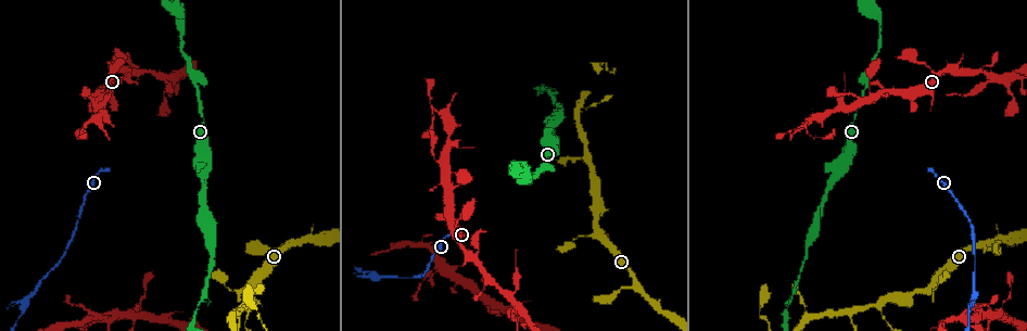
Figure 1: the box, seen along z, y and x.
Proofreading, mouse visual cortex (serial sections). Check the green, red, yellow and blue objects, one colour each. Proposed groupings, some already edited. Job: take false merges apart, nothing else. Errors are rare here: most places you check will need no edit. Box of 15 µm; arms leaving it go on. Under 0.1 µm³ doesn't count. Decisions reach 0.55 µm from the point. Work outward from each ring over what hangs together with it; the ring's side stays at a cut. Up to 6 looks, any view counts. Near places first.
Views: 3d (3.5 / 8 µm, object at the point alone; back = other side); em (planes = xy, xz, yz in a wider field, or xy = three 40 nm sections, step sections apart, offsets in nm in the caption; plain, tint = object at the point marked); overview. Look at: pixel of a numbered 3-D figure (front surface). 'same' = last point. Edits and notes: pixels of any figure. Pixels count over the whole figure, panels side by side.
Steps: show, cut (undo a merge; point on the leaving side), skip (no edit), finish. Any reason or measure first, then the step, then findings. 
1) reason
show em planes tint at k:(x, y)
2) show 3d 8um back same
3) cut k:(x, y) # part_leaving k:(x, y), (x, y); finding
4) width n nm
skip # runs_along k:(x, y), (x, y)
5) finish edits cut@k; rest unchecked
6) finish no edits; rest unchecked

small branch off a trunk
show 3d 8um at 1:(447, 175)

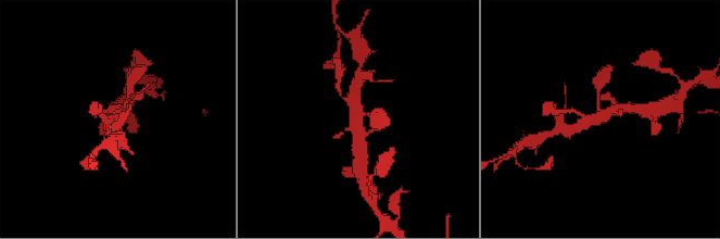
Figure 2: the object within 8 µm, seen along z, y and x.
closer look
show 3d 3.5um at 2:(600, 116)

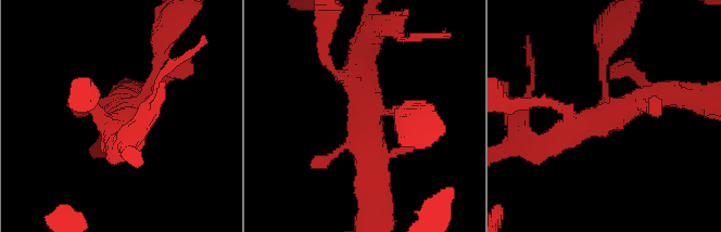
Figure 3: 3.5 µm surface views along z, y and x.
now the EM
show em xy step 1 tint at 3:(122, 113)

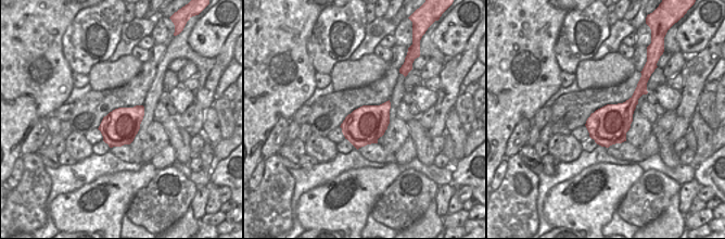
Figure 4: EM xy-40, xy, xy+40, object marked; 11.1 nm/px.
skip # runs_along 3:(672, 95), (642, 99), (547, 145); all the same cell

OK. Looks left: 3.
looks like a crossing
show 3d 3.5um at 1:(518, 308)

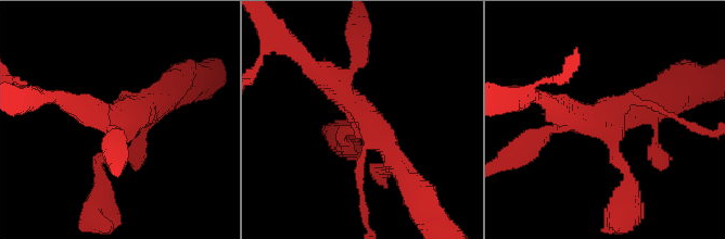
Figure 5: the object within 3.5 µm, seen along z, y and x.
arms 4; arm_widths 100, 150, 300, 350 nm
show em xy step 2 tint at 5:(119, 121)

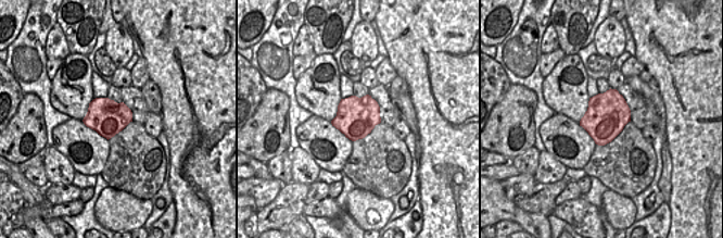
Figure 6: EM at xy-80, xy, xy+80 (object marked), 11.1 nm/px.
skip # runs_along 5:(312, 65), (371, 123), (398, 167); all the same cell

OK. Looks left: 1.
finish no edits; rest unchecked

